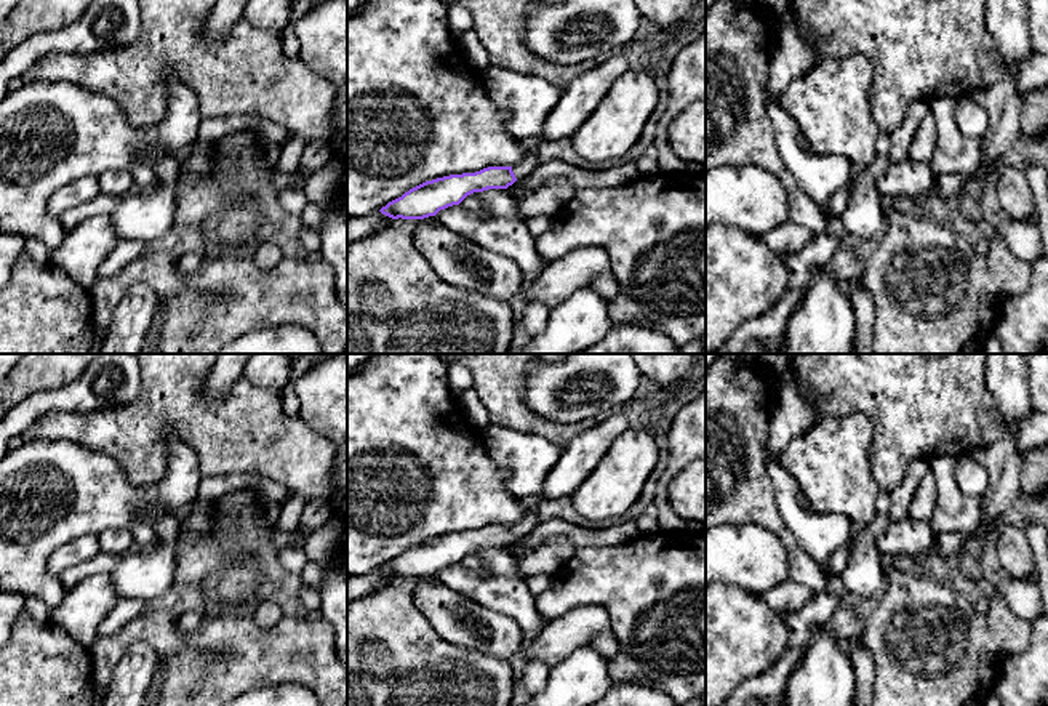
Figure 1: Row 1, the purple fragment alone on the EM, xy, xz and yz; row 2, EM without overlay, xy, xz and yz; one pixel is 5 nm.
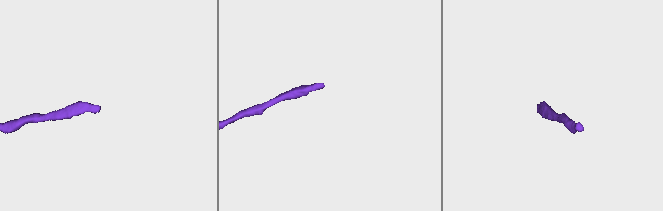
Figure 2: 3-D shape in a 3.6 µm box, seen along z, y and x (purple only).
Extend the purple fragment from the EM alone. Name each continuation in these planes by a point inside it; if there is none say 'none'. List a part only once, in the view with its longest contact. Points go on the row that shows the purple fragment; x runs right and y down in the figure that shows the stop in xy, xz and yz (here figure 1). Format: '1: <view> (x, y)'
1: xz (580, 98)

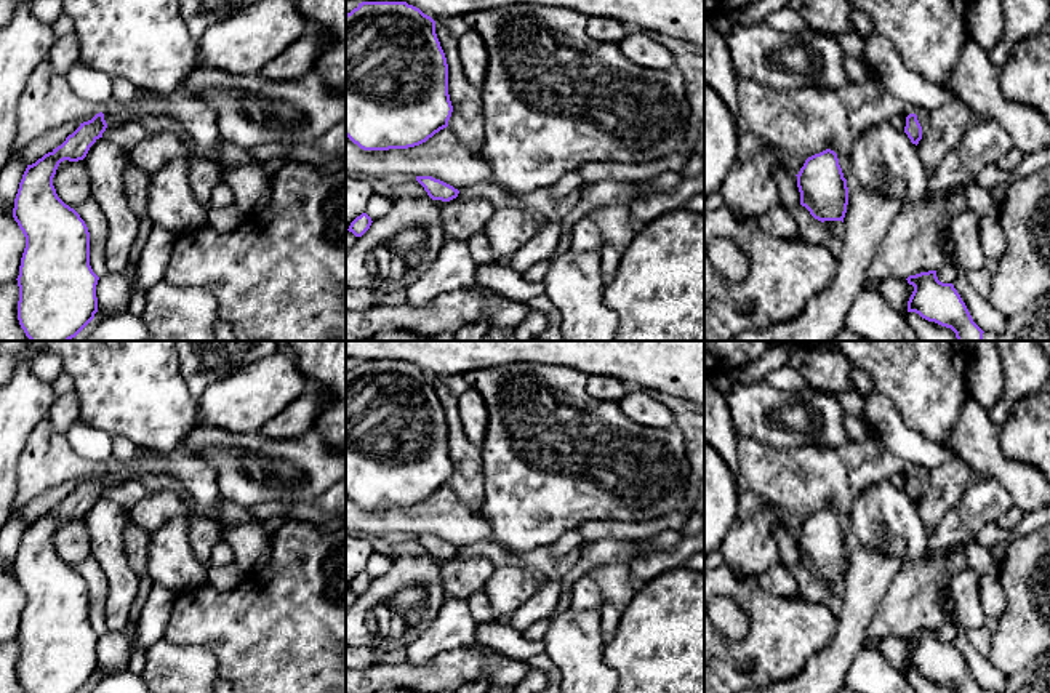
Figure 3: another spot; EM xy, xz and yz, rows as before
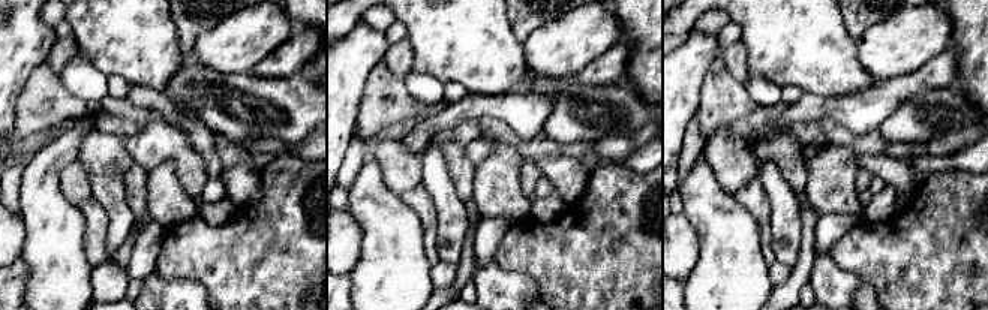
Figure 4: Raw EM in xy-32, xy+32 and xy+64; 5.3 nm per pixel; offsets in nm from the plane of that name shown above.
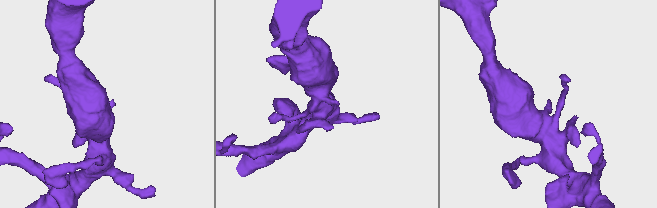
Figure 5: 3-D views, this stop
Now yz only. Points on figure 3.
none

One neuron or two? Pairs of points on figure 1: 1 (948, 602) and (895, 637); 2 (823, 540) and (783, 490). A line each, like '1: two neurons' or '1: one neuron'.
1: one neuron
2: one neuron

